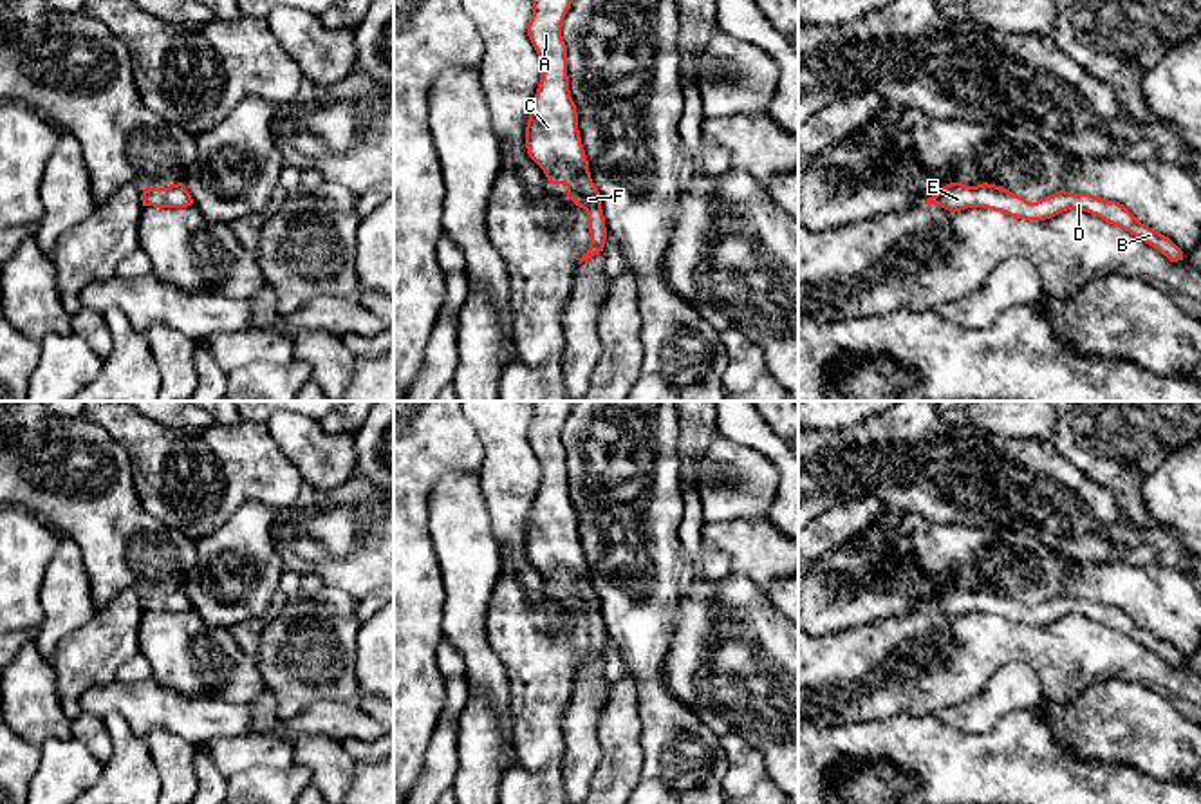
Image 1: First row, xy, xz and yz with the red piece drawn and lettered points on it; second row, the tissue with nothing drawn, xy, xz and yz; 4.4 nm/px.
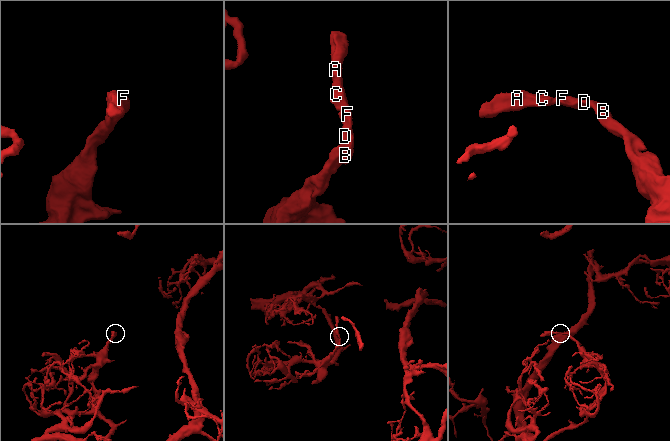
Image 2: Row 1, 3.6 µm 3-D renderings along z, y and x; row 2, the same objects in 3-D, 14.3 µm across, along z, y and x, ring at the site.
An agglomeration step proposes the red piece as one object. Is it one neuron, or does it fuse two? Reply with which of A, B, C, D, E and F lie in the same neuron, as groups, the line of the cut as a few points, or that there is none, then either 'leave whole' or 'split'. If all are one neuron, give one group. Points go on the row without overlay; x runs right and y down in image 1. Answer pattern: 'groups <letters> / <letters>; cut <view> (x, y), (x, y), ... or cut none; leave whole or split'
groups A B C D E F; cut none; leave whole

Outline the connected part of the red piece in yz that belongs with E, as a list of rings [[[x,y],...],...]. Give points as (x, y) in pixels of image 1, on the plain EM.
[[[950,587],[936,600],[928,602],[925,609],[937,609],[950,618],[966,612],[986,612],[1026,625],[1046,625],[1067,614],[1087,616],[1141,643],[1170,667],[1183,665],[1183,656],[1168,641],[1141,629],[1123,609],[1091,598],[1069,598],[1060,594],[1037,607],[1029,607],[995,589],[982,587],[977,591],[966,591],[963,587]]]

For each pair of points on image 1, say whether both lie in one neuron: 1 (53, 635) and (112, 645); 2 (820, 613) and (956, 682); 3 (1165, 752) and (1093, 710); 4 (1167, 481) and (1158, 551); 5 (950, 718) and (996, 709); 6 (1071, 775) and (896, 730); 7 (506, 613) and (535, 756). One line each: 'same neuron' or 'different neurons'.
1: different neurons
2: different neurons
3: same neuron
4: different neurons
5: same neuron
6: same neuron
7: same neuron

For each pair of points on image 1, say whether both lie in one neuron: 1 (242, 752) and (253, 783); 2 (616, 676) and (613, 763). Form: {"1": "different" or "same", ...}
{"1": "different", "2": "same"}

